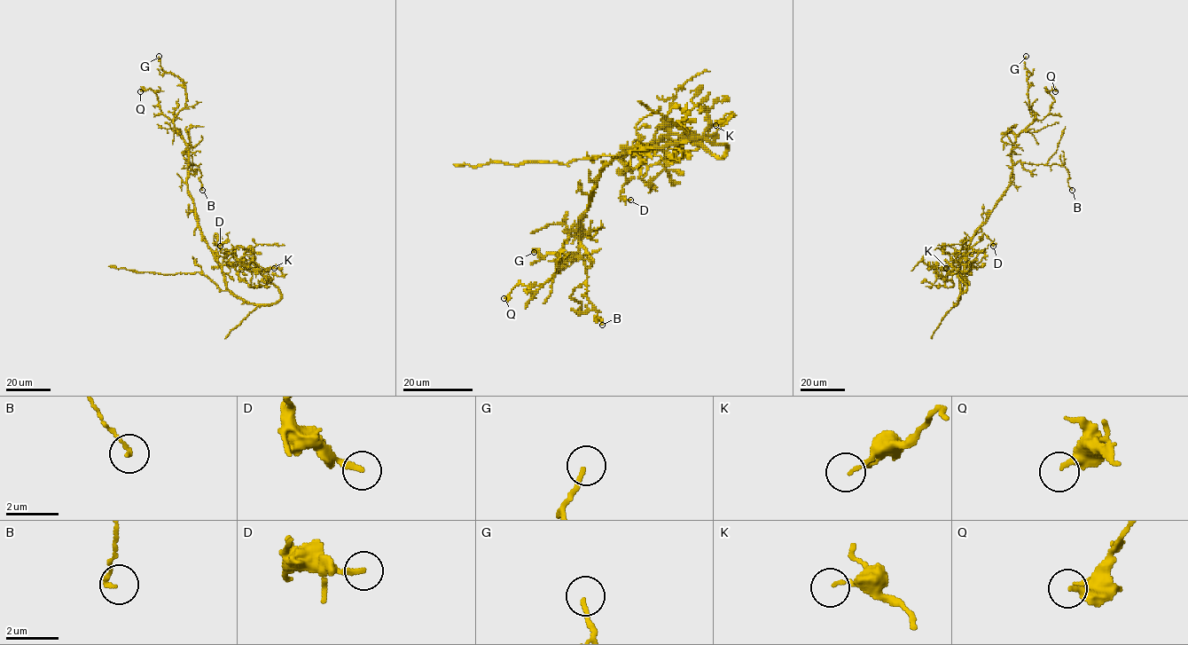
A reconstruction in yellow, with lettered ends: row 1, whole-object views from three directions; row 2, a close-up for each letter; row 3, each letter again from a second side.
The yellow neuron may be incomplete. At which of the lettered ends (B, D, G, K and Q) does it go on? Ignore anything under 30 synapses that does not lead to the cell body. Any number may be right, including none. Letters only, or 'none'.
none

